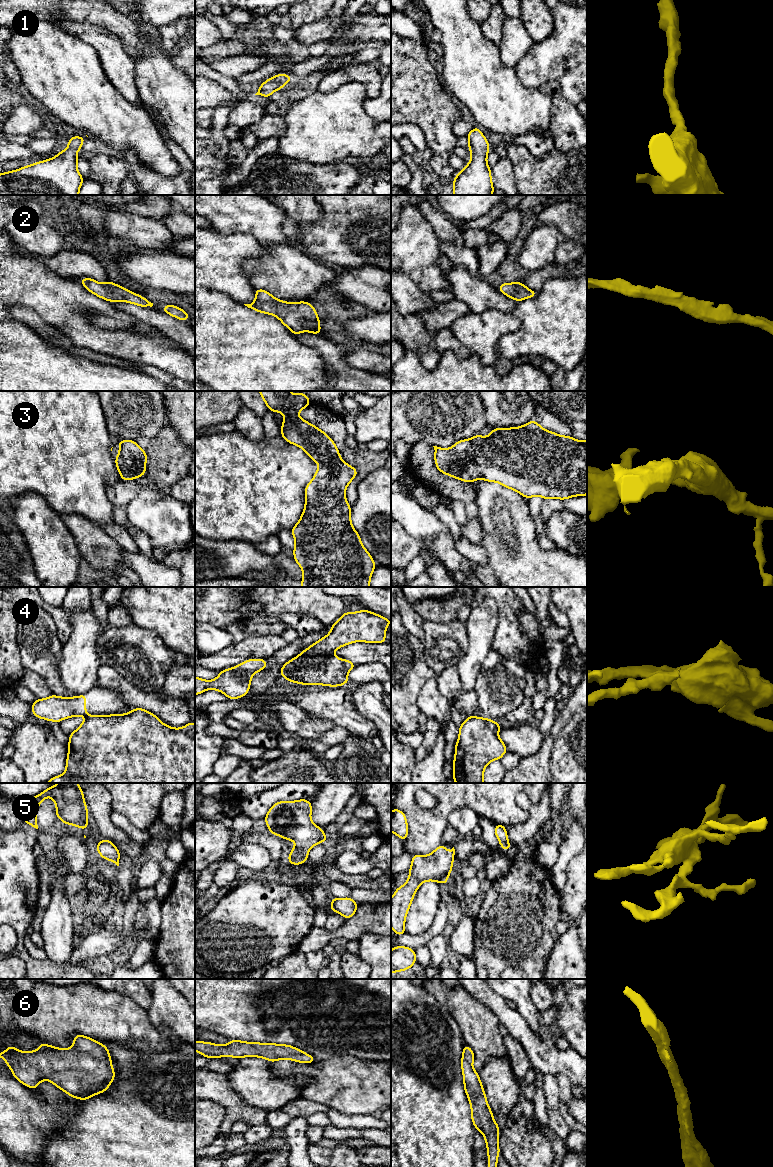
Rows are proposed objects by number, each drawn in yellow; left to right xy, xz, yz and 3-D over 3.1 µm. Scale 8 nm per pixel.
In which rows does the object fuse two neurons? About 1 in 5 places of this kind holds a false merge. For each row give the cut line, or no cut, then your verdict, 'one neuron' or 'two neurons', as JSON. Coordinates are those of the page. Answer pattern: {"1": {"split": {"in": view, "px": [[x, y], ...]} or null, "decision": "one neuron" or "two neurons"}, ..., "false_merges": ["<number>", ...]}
{"1": {"split": null, "decision": "one neuron"}, "2": {"split": null, "decision": "one neuron"}, "3": {"split": null, "decision": "one neuron"}, "4": {"split": {"in": "xy", "px": [[89, 715], [86, 717]]}, "decision": "two neurons"}, "5": {"split": null, "decision": "one neuron"}, "6": {"split": null, "decision": "one neuron"}, "false_merges": ["4"]}

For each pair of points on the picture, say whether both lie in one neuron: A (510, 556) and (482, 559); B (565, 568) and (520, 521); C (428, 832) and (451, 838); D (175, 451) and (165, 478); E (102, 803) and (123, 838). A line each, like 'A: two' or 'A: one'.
A: two
B: one
C: two
D: one
E: one

